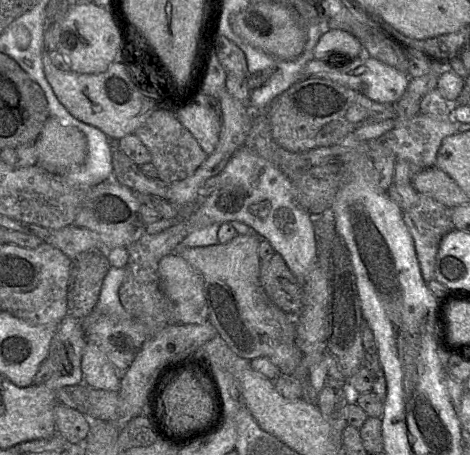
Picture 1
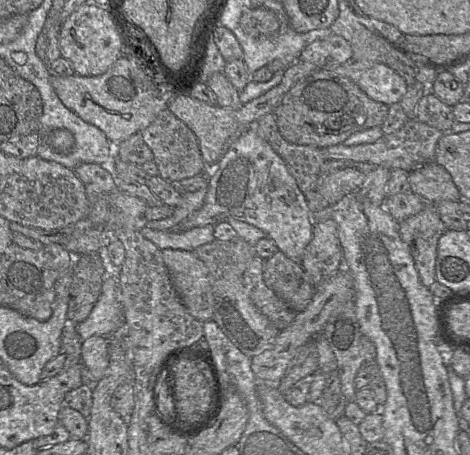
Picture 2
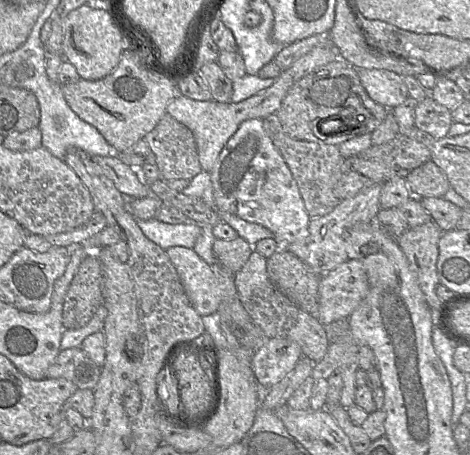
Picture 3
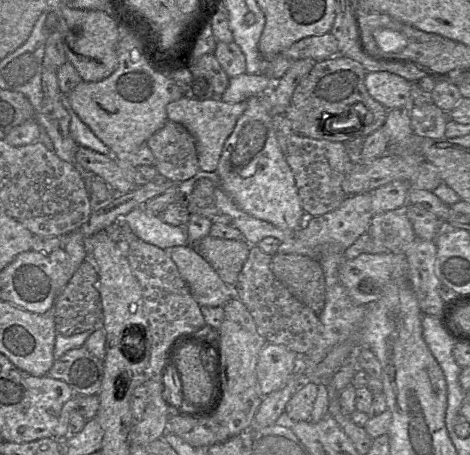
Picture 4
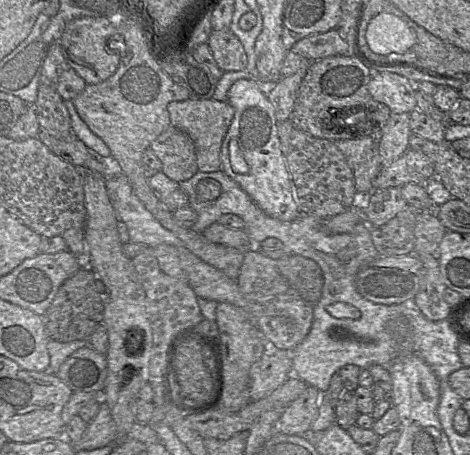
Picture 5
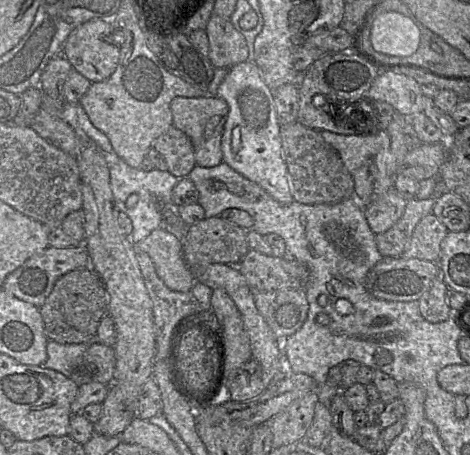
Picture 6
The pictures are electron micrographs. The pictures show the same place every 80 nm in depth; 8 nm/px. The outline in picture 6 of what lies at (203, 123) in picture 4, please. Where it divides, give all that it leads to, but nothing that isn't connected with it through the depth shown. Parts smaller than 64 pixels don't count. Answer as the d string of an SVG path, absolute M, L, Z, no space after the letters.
M205 95L197 98L176 97L171 102L173 127L185 133L194 148L196 165L213 168L223 162L221 149L224 125L228 117L229 107L218 96Z

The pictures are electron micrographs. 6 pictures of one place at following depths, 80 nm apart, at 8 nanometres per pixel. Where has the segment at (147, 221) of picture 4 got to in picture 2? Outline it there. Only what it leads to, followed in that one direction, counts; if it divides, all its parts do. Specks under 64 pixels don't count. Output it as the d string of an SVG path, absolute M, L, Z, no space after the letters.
M212 225L196 227L185 232L159 231L145 226L140 232L161 251L165 249L194 251L215 240Z

